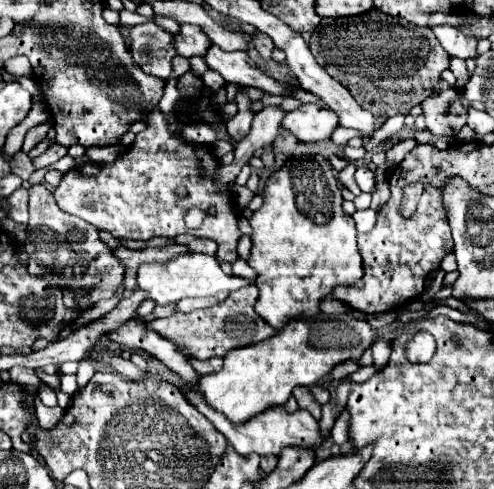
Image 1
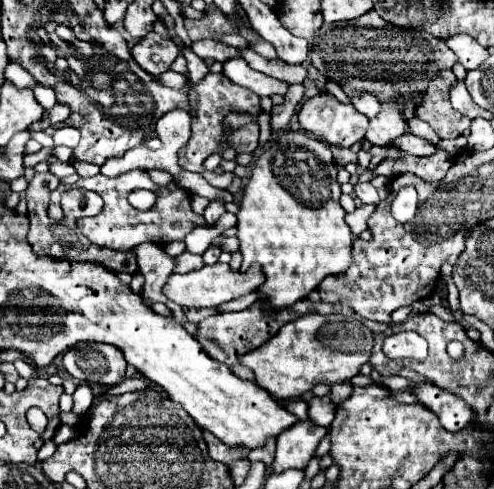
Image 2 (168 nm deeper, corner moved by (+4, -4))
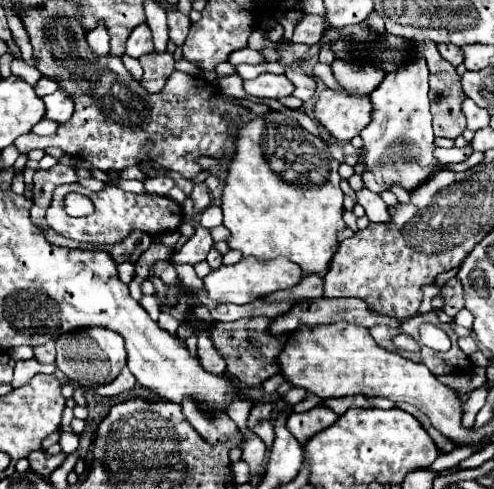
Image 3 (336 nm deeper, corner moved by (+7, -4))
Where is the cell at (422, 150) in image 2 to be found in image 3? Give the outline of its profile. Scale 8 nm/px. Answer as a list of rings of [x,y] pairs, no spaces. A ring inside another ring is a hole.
[[[467,145],[465,149],[457,149],[457,147],[451,147],[451,149],[435,147],[435,149],[433,149],[433,157],[437,157],[439,163],[461,163],[461,161],[465,161],[469,155],[471,155],[471,147],[469,147],[469,145]]]

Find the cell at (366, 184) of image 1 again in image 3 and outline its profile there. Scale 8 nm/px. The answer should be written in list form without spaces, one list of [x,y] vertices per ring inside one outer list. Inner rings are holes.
[[[363,187],[363,189],[355,191],[355,195],[357,195],[357,203],[363,205],[365,215],[369,217],[369,221],[375,221],[375,223],[389,221],[387,205],[385,205],[385,201],[377,193],[373,193],[373,191],[369,191],[369,189]]]

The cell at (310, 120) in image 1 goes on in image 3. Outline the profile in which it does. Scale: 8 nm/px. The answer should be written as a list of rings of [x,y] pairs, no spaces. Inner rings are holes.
[[[325,89],[315,103],[315,119],[317,123],[339,143],[351,141],[359,135],[365,125],[369,125],[371,101],[367,97],[349,97],[343,93],[335,93]]]

